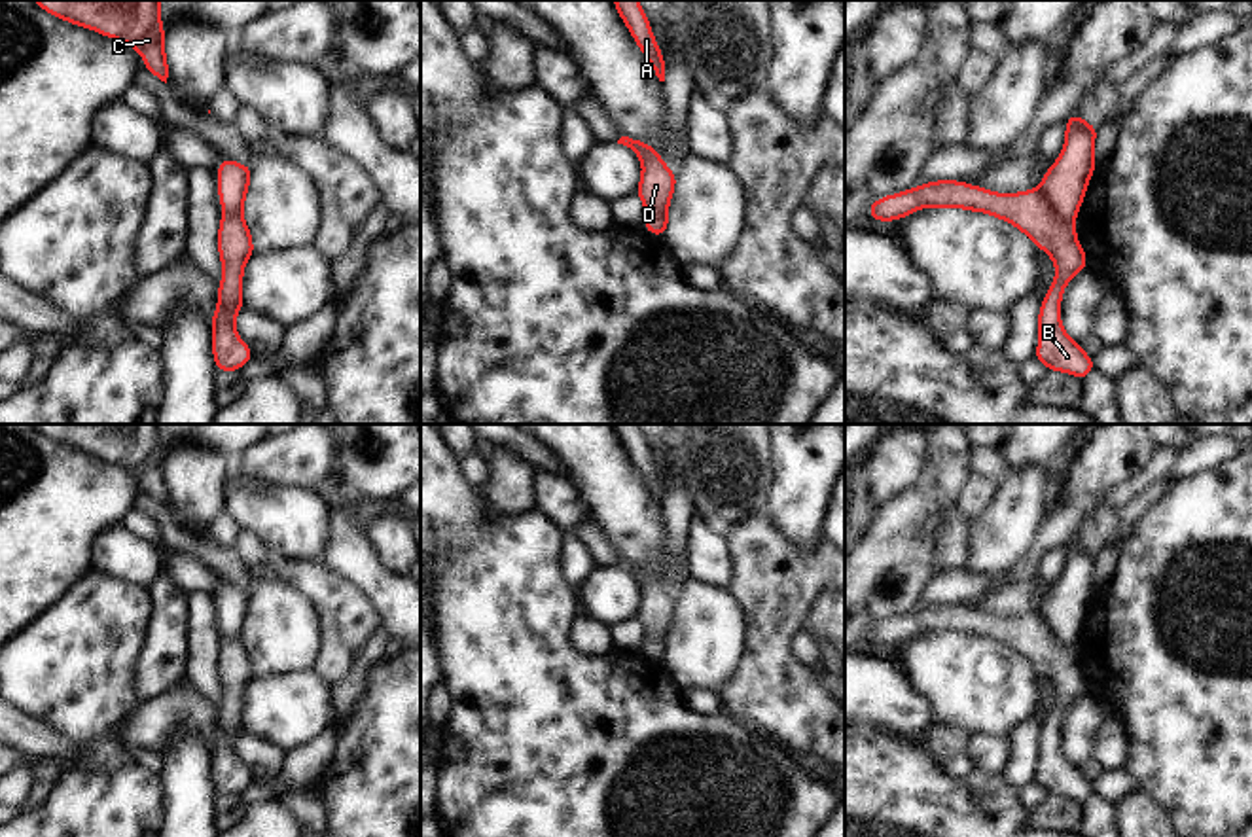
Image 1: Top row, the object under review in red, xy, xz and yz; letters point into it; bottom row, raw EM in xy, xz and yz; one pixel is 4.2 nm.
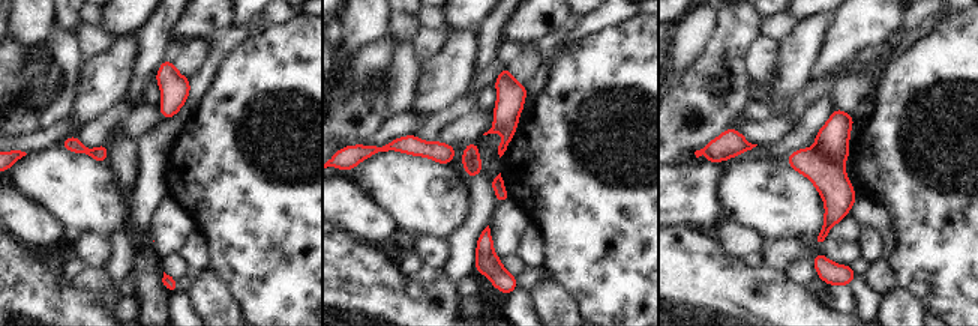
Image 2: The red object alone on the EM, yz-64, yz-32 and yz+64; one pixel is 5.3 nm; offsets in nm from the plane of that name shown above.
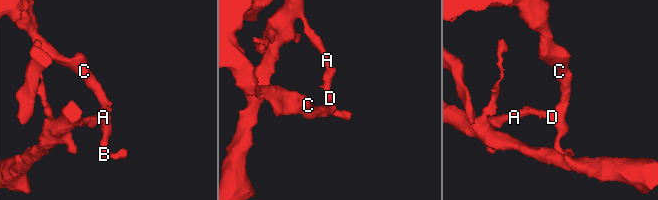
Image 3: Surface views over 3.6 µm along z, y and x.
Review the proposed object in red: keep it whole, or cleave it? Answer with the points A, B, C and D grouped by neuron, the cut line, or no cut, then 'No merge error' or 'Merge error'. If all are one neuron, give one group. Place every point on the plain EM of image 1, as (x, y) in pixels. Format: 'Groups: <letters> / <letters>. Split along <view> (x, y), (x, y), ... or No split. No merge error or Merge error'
Groups: A B D / C. Split along yz (1038, 612), (1050, 629), (1071, 648). Merge error

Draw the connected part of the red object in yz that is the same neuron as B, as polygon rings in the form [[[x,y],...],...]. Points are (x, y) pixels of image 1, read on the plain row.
[[[957,604],[926,606],[903,617],[875,623],[866,640],[871,640],[877,648],[896,646],[928,631],[964,632],[1006,644],[1053,684],[1055,704],[1046,716],[1038,737],[1034,784],[1049,795],[1063,795],[1083,807],[1095,793],[1095,784],[1066,759],[1061,746],[1061,725],[1066,708],[1078,695],[1089,693],[1087,680],[1076,661],[1076,648],[1064,646],[1040,614],[996,617]]]

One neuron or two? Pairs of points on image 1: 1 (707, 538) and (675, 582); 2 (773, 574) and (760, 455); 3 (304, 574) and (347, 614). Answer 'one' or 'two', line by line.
1: two
2: two
3: one

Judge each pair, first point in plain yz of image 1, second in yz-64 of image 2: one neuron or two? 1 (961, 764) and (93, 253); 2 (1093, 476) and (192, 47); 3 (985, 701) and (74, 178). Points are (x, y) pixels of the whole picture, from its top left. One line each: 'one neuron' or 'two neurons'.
1: two neurons
2: two neurons
3: one neuron

